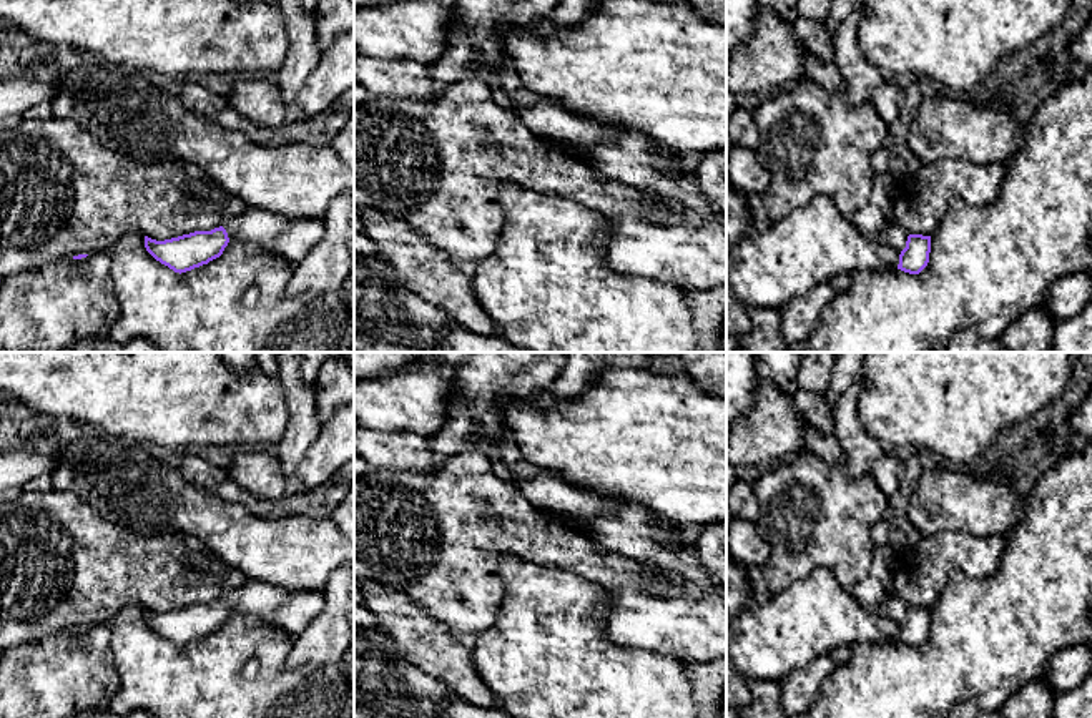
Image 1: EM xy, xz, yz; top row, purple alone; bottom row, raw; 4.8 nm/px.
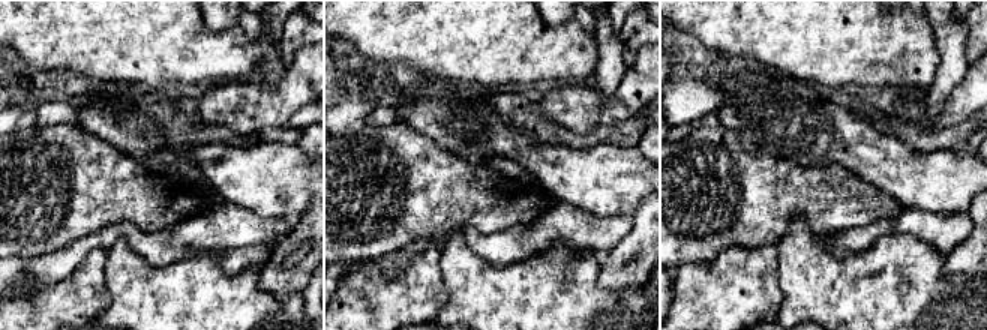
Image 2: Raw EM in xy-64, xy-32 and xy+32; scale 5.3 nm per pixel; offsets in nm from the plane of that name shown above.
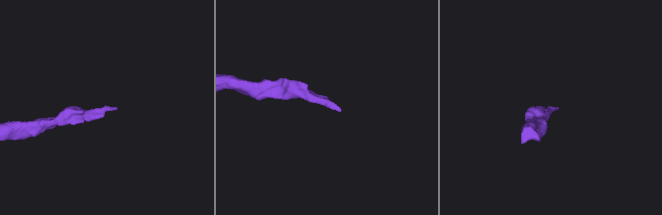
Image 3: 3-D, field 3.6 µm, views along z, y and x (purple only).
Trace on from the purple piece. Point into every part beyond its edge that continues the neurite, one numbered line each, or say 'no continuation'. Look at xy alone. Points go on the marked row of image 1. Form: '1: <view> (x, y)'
1: xy (291, 240)

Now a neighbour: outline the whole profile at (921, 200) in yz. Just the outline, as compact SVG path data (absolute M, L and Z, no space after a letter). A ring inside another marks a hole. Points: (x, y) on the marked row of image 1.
M944 160L934 165L921 163L916 175L896 183L893 203L893 223L908 234L931 236L941 224L951 201L962 199L972 206L992 204L1001 193L1006 178L1006 165L976 165L962 160Z

